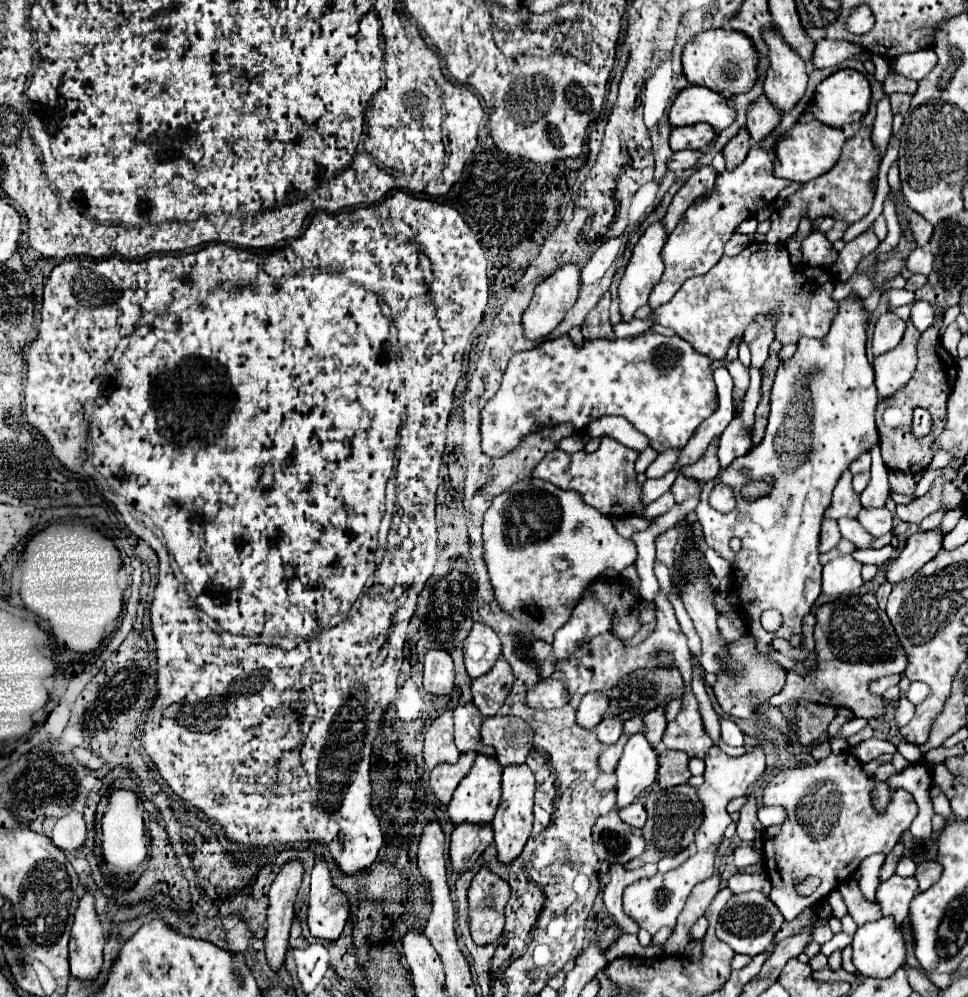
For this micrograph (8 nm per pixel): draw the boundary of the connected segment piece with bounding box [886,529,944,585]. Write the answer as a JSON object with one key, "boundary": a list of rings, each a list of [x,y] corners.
{"boundary":[[[938,529],[910,535],[904,549],[890,559],[886,567],[886,581],[896,585],[912,577],[918,569],[922,569],[922,565],[936,557],[936,553],[942,549],[942,539],[944,535]]]}

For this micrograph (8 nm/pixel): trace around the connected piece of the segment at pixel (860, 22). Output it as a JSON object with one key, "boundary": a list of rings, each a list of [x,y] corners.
{"boundary":[[[866,3],[856,7],[846,19],[846,29],[854,35],[864,35],[864,33],[872,31],[872,27],[874,27],[874,15]]]}

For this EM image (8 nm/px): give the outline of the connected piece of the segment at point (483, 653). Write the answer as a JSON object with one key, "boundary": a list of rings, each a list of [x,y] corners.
{"boundary":[[[474,623],[470,635],[464,641],[464,665],[470,679],[478,679],[490,671],[500,659],[500,639],[484,623]]]}

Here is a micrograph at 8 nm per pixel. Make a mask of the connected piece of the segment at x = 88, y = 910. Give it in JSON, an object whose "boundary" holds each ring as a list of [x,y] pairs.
{"boundary":[[[84,891],[78,903],[70,937],[70,975],[80,981],[94,981],[102,971],[104,935],[94,911],[92,891]]]}

